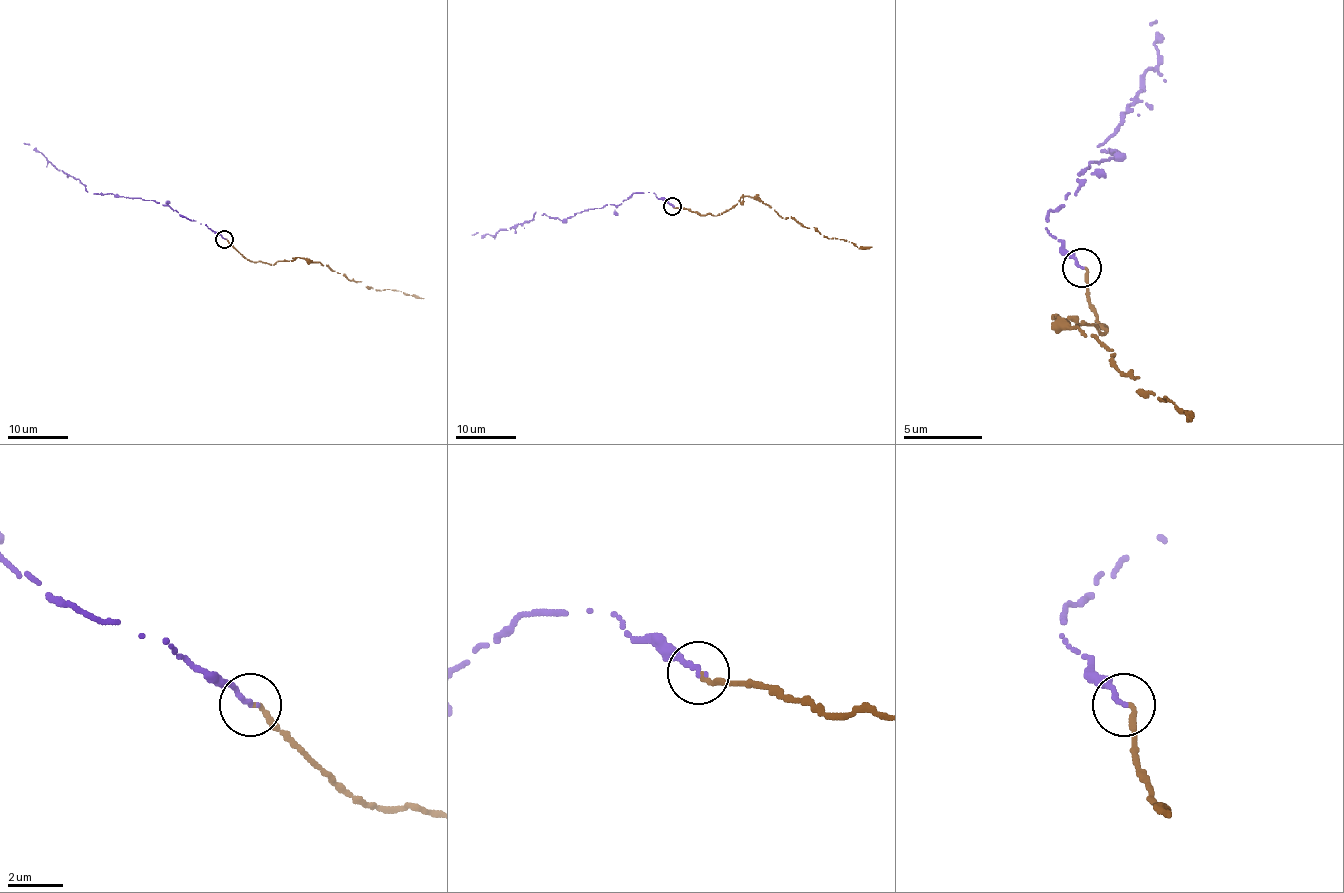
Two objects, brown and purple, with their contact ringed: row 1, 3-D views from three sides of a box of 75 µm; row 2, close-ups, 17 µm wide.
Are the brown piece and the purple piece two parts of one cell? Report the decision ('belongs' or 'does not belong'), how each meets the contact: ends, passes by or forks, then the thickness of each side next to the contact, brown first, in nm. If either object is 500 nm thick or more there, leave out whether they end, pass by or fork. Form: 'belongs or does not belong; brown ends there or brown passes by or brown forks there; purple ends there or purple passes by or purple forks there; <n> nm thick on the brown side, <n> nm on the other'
belongs; brown ends there; purple ends there; 180 nm thick on the brown side, 200 nm on the other

